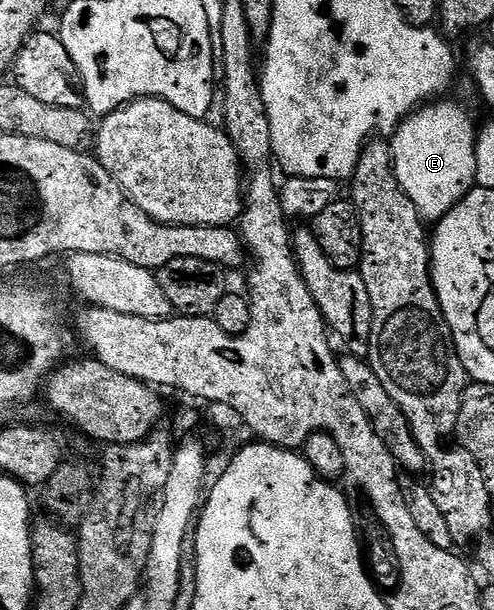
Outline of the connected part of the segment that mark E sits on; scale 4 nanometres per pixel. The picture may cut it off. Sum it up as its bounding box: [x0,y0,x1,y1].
[392,100,478,220]

